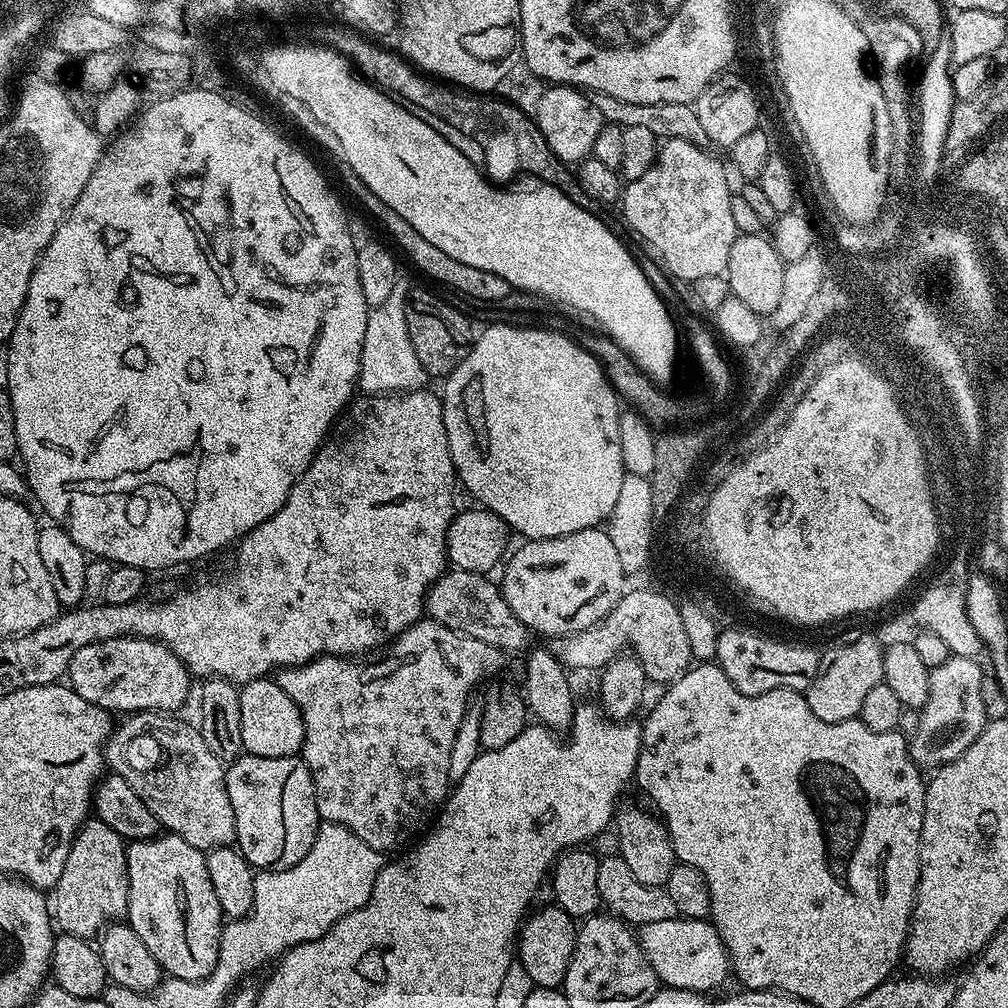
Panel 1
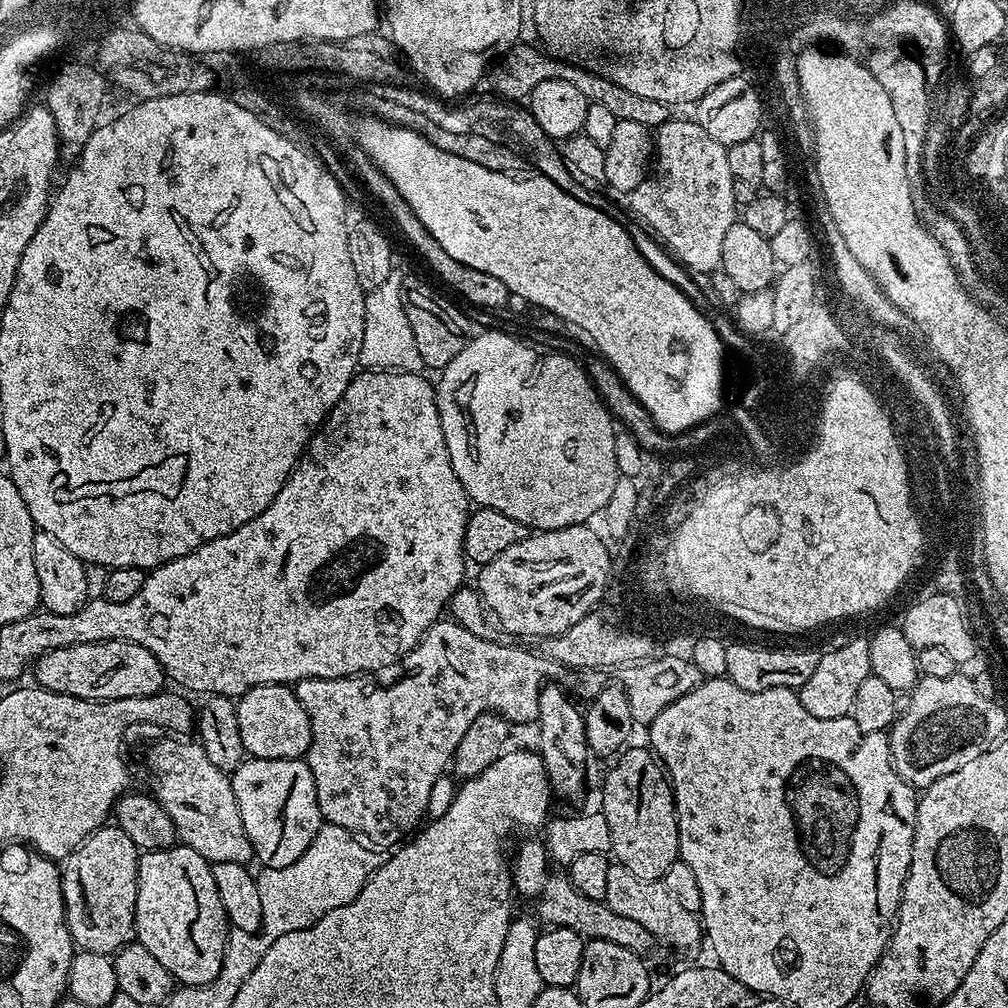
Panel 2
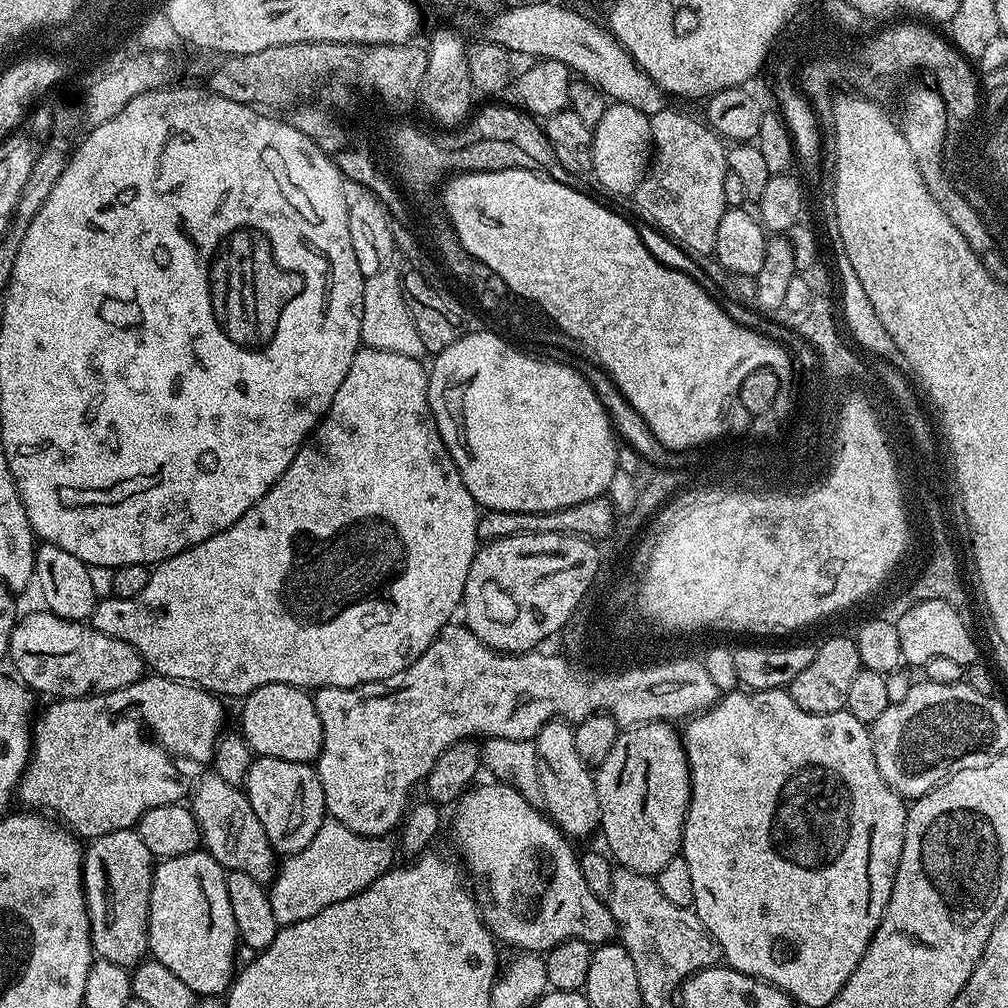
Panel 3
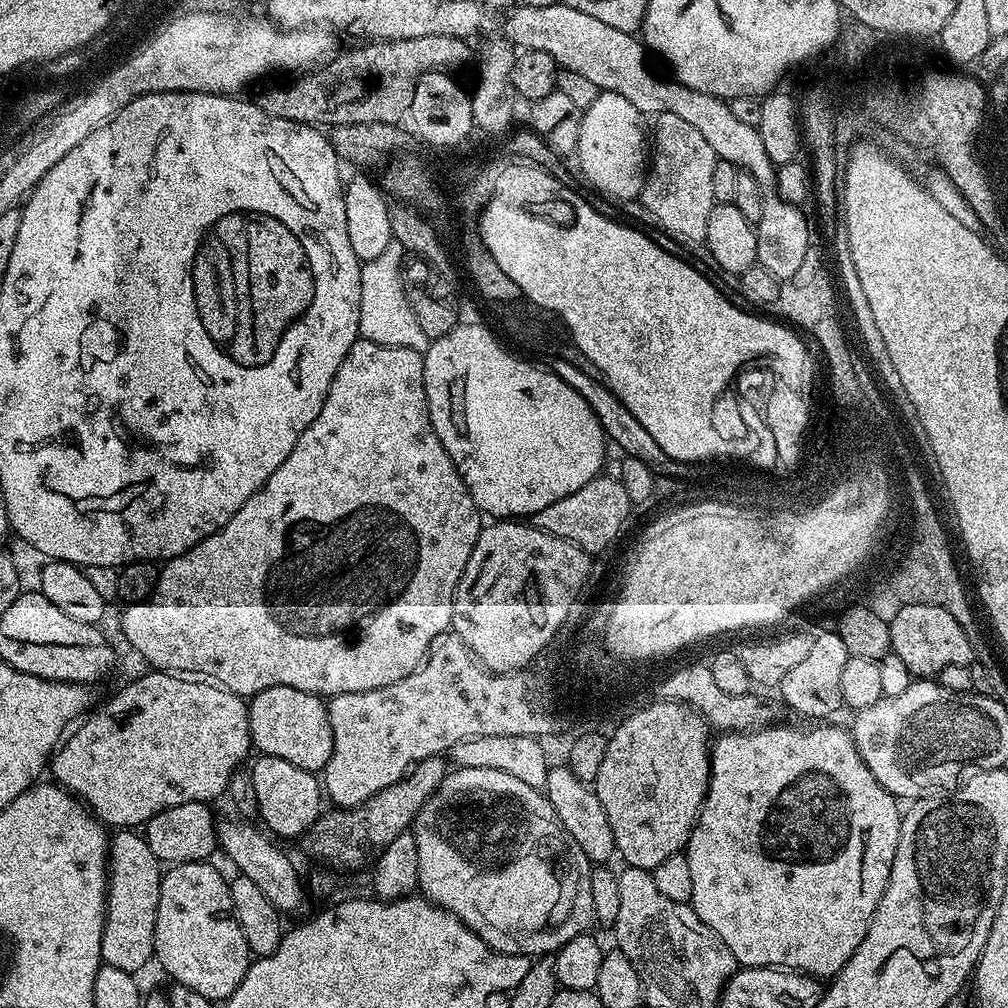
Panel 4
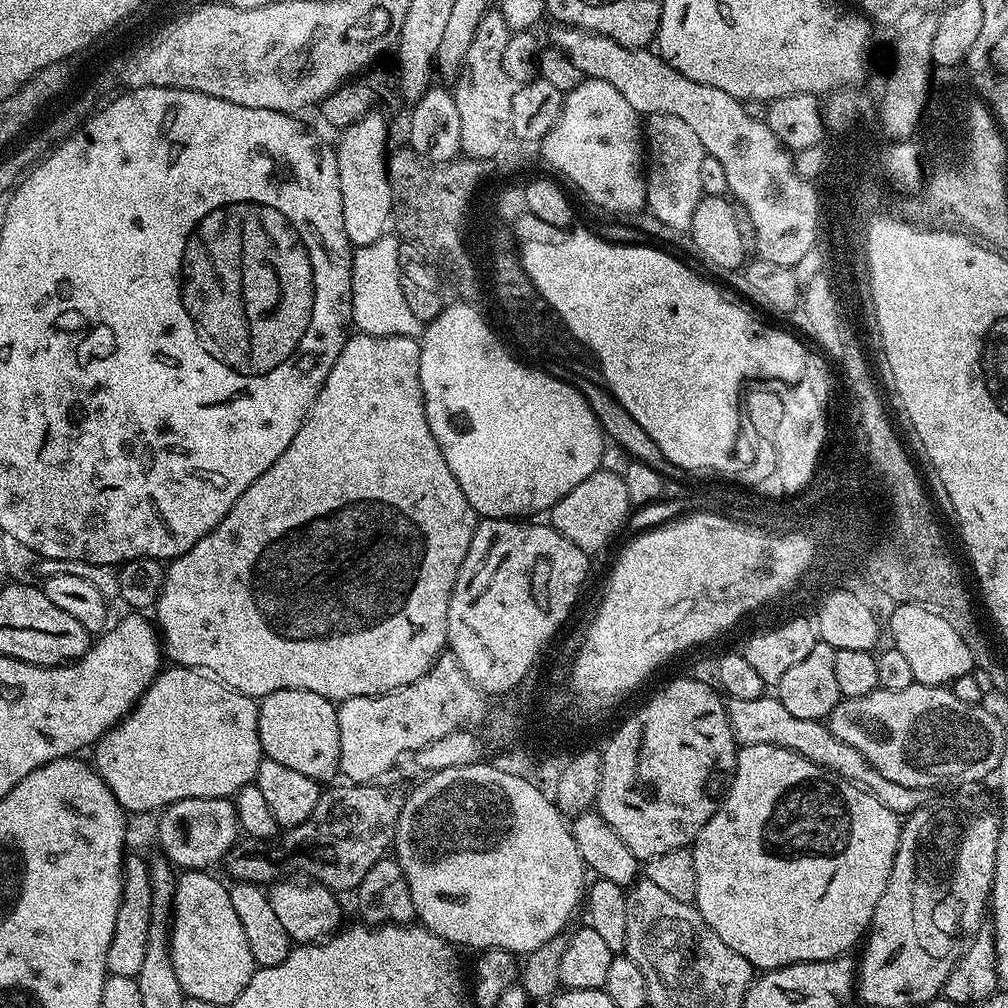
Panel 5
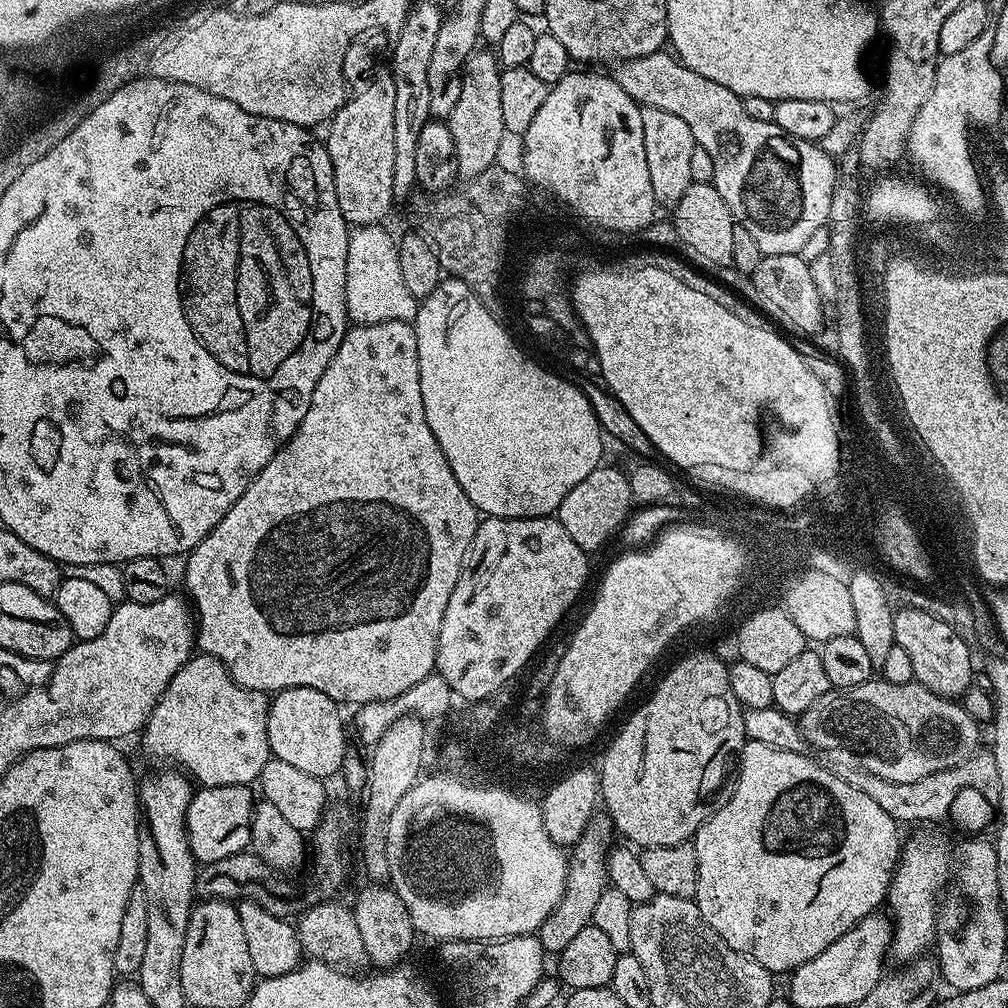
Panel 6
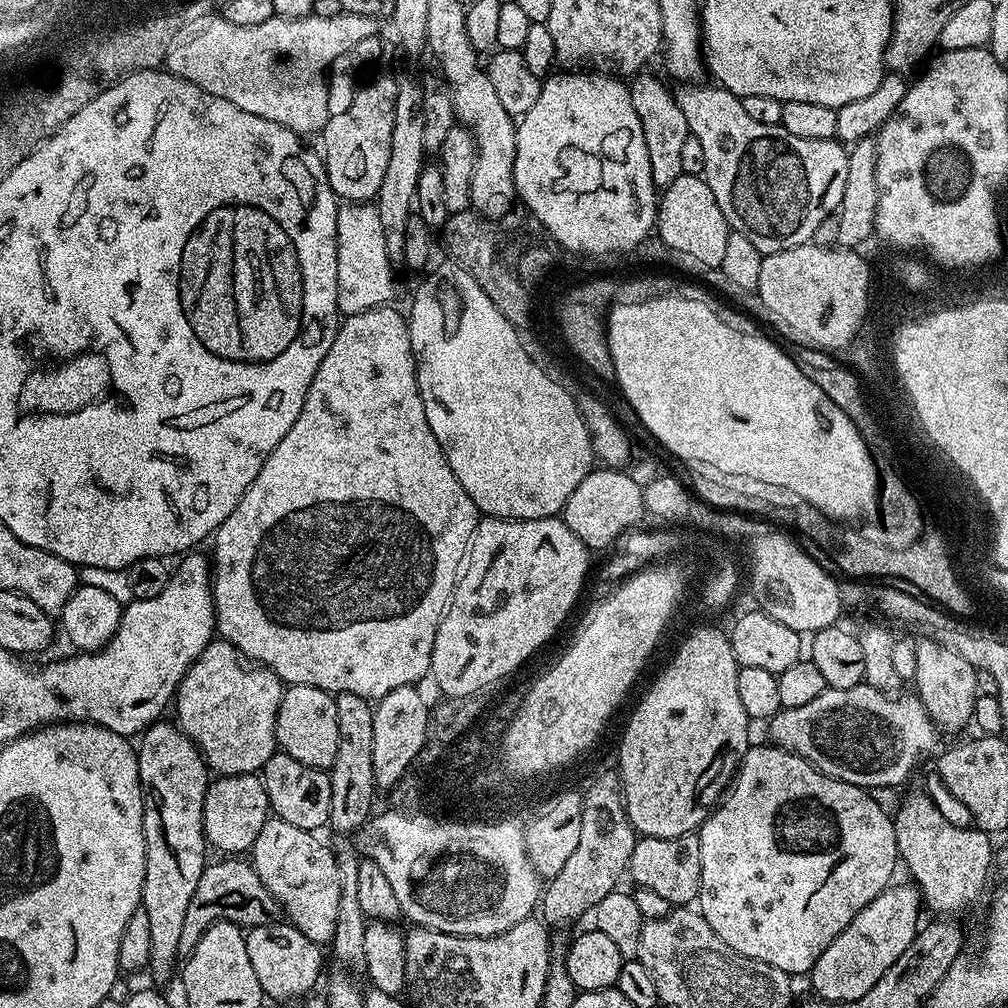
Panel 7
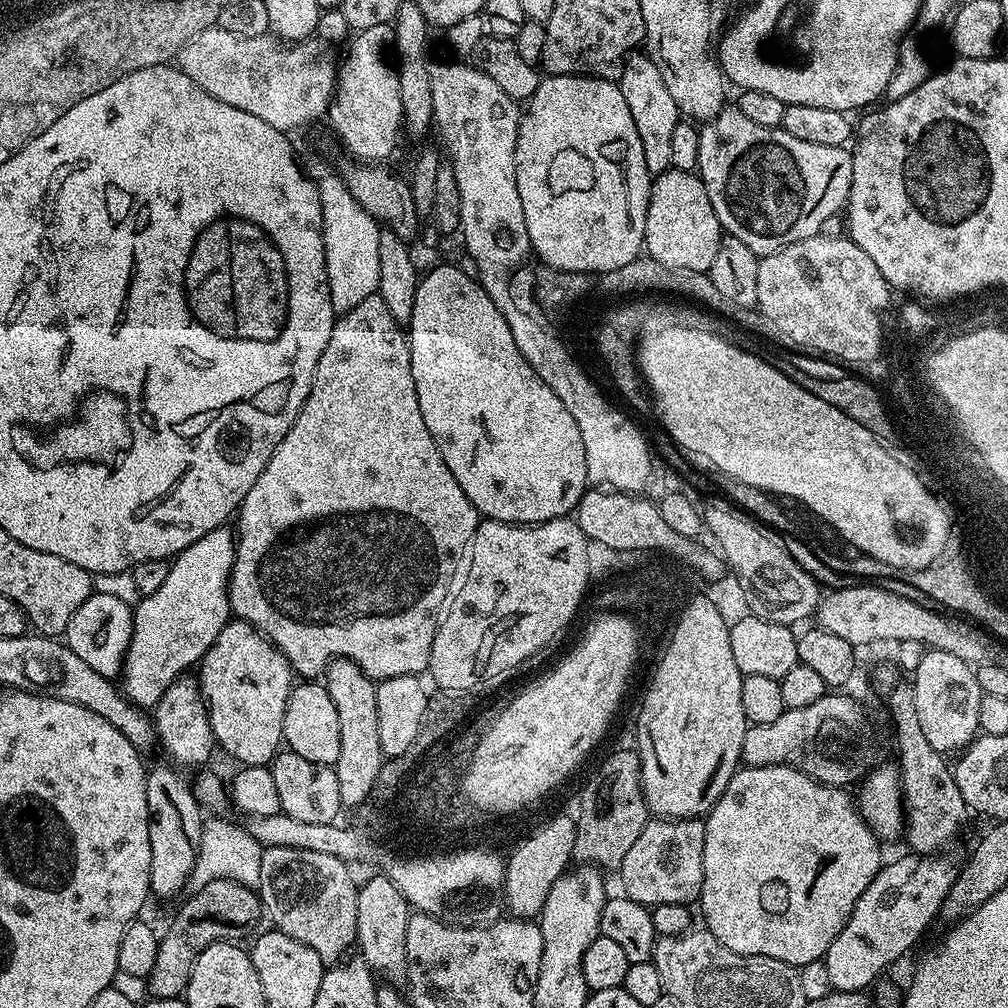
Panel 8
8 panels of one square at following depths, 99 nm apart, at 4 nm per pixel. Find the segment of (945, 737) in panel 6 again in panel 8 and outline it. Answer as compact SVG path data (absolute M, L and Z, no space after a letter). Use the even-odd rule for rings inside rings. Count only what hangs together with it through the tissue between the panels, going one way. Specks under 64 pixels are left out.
M826 694L814 706L789 708L774 722L749 724L743 763L754 768L785 764L833 788L863 781L878 764L876 728L858 701L836 695L840 694Z

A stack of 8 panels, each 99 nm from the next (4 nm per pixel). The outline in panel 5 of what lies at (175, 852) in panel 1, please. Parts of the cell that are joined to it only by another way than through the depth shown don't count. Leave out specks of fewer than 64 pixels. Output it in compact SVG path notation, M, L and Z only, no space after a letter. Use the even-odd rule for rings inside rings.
M184 870L179 873L176 882L176 893L172 899L168 953L174 962L174 974L178 974L178 986L182 986L185 997L203 998L204 1001L214 1002L218 1006L231 1006L238 998L238 994L242 994L242 990L246 990L246 986L250 982L252 975L256 973L258 965L254 962L254 954L250 954L250 945L246 943L246 934L242 931L242 922L238 922L238 913L234 911L234 905L230 902L229 885L227 883L223 884L218 877L211 876L212 874L208 870Z

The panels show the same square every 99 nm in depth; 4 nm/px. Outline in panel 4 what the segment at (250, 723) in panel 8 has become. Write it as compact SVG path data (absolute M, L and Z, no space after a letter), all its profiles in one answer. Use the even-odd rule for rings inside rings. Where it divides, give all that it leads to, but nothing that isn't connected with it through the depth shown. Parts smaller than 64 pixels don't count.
M148 670L145 676L140 676L137 680L129 682L125 688L120 688L105 704L97 703L75 725L76 733L72 737L69 735L57 747L52 754L50 761L50 776L61 788L68 789L73 796L79 798L86 805L89 812L105 826L111 826L116 830L132 830L137 826L147 825L150 818L154 818L162 810L182 806L191 800L201 802L213 802L219 796L223 797L228 791L228 783L234 773L241 767L244 759L249 759L248 752L253 751L252 735L250 734L250 718L248 717L248 705L245 697L234 694L229 688L222 688L215 682L209 682L204 678L189 678L184 674L173 674L171 672L161 672L159 670Z

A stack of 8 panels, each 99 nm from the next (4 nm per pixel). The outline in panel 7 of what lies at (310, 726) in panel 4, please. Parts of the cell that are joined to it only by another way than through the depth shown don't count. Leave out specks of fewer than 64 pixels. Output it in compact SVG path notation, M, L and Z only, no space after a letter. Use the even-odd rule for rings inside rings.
M289 684L278 706L276 742L279 751L298 758L311 768L331 769L338 754L338 710L333 693L323 692L314 686Z

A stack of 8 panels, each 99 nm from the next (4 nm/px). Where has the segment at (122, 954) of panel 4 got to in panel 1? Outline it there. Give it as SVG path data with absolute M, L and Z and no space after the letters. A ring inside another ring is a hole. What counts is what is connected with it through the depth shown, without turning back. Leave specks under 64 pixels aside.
M95 818L85 820L72 839L70 854L66 854L66 866L62 866L62 878L58 878L54 895L54 924L63 935L91 941L99 937L109 924L123 921L128 915L128 849L125 840L102 821Z

